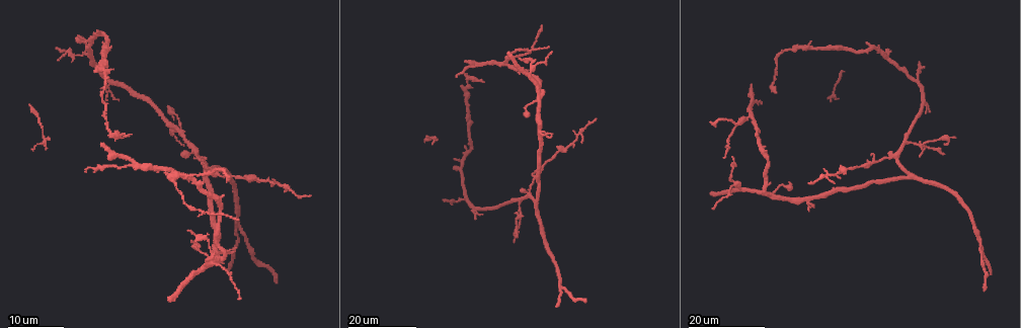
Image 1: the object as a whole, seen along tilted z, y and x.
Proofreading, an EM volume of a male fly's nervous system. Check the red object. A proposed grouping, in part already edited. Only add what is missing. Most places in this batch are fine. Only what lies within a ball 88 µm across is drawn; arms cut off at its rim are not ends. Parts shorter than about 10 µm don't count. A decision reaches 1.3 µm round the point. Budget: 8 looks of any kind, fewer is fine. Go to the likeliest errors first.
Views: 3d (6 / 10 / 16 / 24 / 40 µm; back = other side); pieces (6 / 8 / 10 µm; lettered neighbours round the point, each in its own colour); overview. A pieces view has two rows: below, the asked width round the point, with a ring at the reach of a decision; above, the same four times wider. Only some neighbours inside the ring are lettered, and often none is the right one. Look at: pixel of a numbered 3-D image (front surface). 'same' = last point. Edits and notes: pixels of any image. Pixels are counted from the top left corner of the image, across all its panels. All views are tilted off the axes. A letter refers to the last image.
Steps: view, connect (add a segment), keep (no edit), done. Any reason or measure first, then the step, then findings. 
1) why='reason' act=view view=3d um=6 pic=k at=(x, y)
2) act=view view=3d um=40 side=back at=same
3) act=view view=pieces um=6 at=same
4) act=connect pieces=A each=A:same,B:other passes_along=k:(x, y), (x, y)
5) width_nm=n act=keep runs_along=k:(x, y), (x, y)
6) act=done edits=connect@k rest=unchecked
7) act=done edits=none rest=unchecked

why='tapers out' act=view view=3d um=16 pic=1 at=(944, 153)

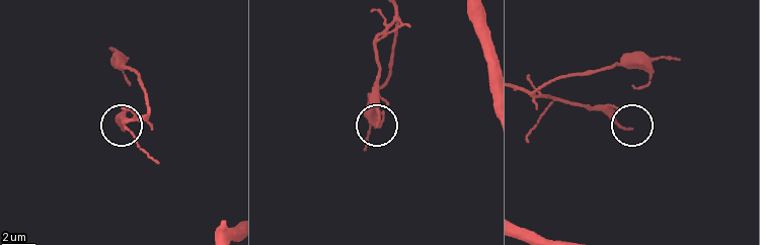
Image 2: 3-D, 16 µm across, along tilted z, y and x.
act=view view=3d um=10 pic=2 at=(377, 123)

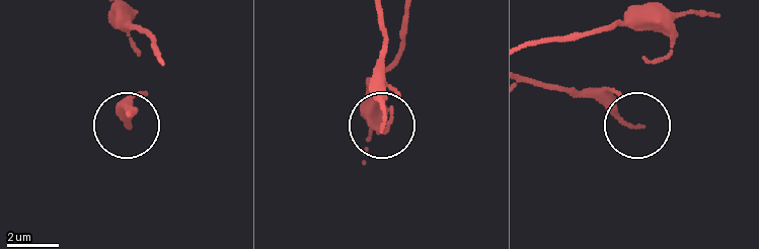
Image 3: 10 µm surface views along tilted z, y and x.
why='what lies round it' act=view view=pieces um=10 pic=3 at=(640, 126)

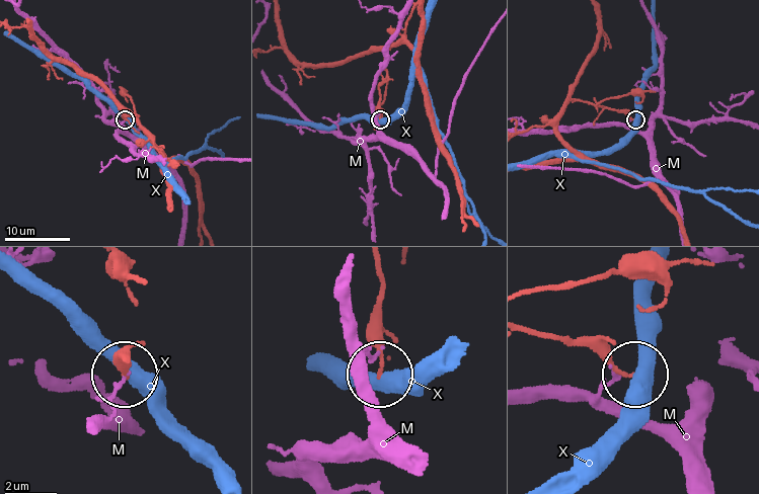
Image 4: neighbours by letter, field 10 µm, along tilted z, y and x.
width_nm=130 act=keep each=M:other,X:other found='none of them fits'

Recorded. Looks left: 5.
why='an open end' act=view view=3d um=16 pic=1 at=(595, 118)

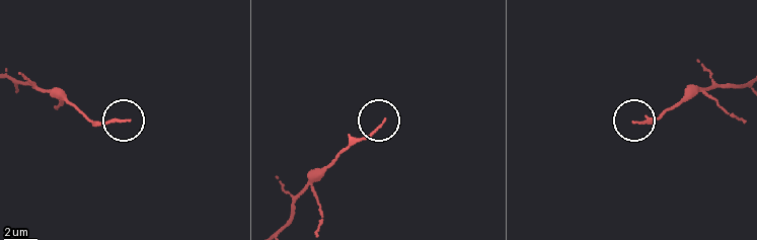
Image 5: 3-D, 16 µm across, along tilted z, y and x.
act=view view=pieces um=6 pic=5 at=(127, 121)

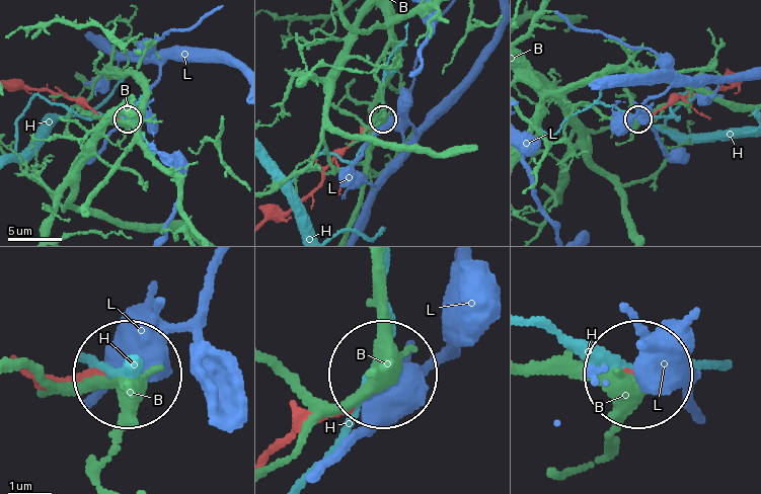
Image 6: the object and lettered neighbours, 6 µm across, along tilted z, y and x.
act=keep each=B:other,H:other,L:other found='no lettered segment goes on from it'

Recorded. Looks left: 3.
why='tapers out' act=view view=3d um=24 pic=1 at=(435, 137)

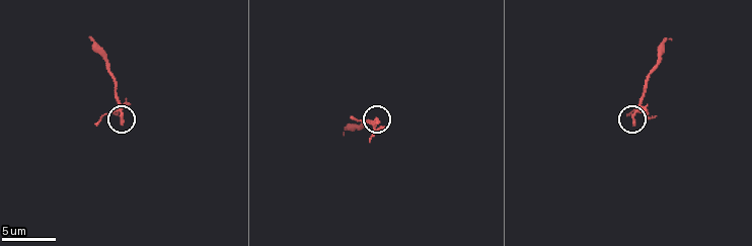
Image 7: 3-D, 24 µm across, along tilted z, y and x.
act=view view=pieces um=6 pic=7 at=(120, 120)

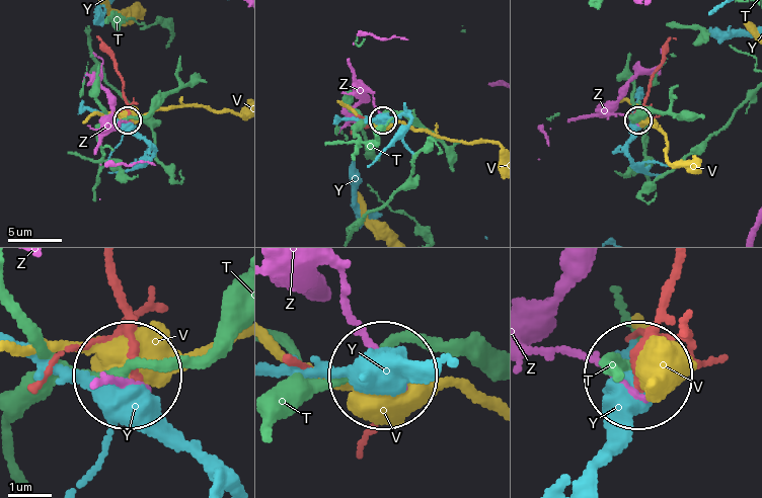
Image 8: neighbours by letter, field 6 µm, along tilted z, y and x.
act=keep each=T:other,V:other,Y:other,Z:other found='none of them fits'

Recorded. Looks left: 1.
act=done edits=none rest=unchecked

